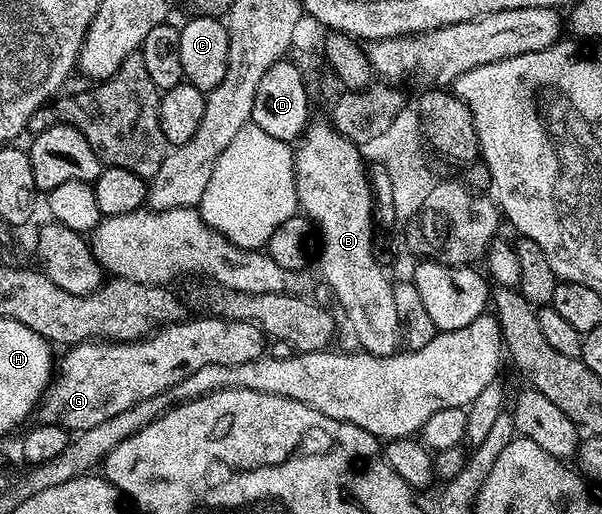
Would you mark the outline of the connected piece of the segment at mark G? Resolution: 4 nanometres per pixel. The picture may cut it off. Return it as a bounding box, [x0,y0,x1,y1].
[36,314,267,433]

